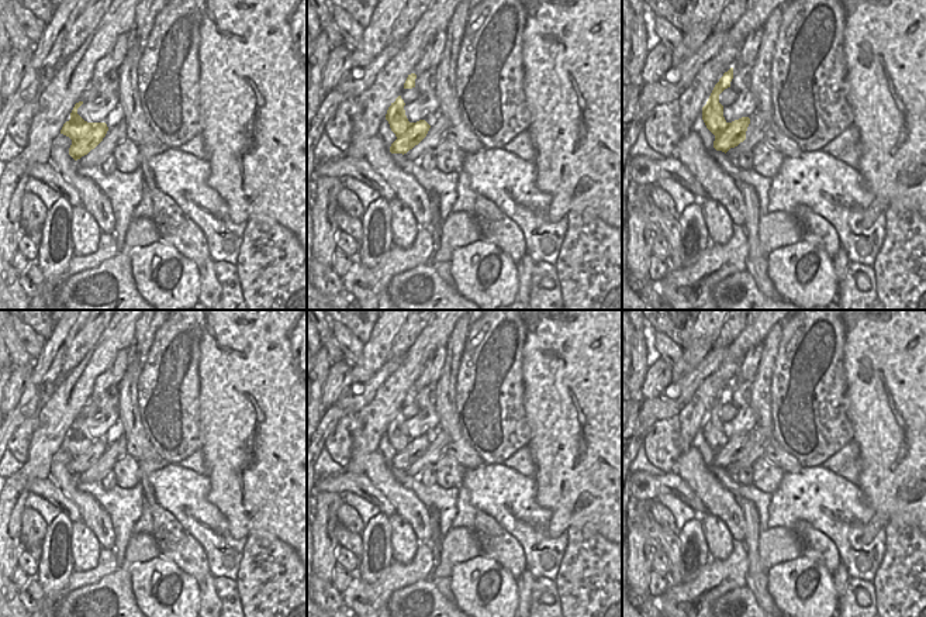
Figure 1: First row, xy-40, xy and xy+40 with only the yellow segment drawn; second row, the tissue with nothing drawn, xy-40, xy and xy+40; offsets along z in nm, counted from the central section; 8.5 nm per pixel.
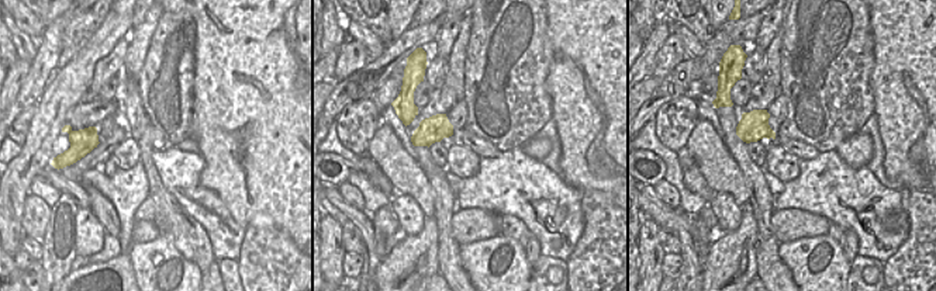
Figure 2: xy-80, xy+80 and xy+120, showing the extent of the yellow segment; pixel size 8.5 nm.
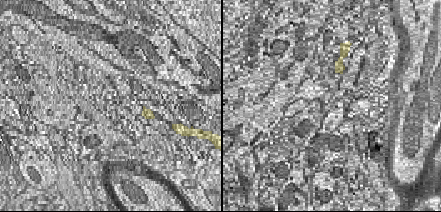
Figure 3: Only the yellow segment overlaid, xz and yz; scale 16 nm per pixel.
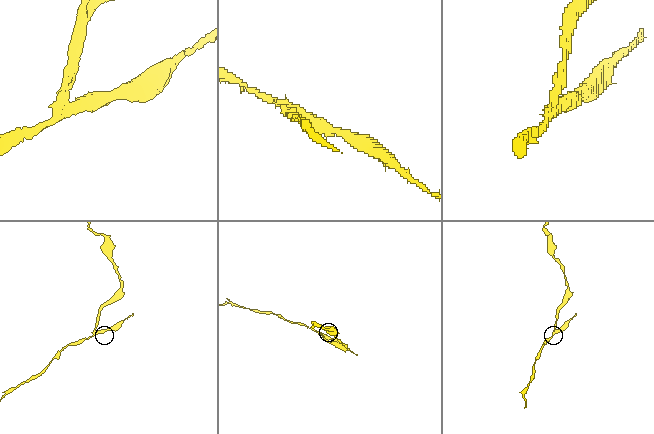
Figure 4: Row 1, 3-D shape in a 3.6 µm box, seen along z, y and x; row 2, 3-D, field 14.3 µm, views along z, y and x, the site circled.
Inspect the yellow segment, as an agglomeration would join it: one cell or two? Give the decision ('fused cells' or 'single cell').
fused cells

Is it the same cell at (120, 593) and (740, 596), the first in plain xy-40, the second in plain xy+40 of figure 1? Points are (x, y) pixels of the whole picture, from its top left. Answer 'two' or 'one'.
one

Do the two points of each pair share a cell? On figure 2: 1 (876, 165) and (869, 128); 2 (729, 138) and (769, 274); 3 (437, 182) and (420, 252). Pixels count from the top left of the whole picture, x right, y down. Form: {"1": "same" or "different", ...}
{"1": "same", "2": "same", "3": "different"}

